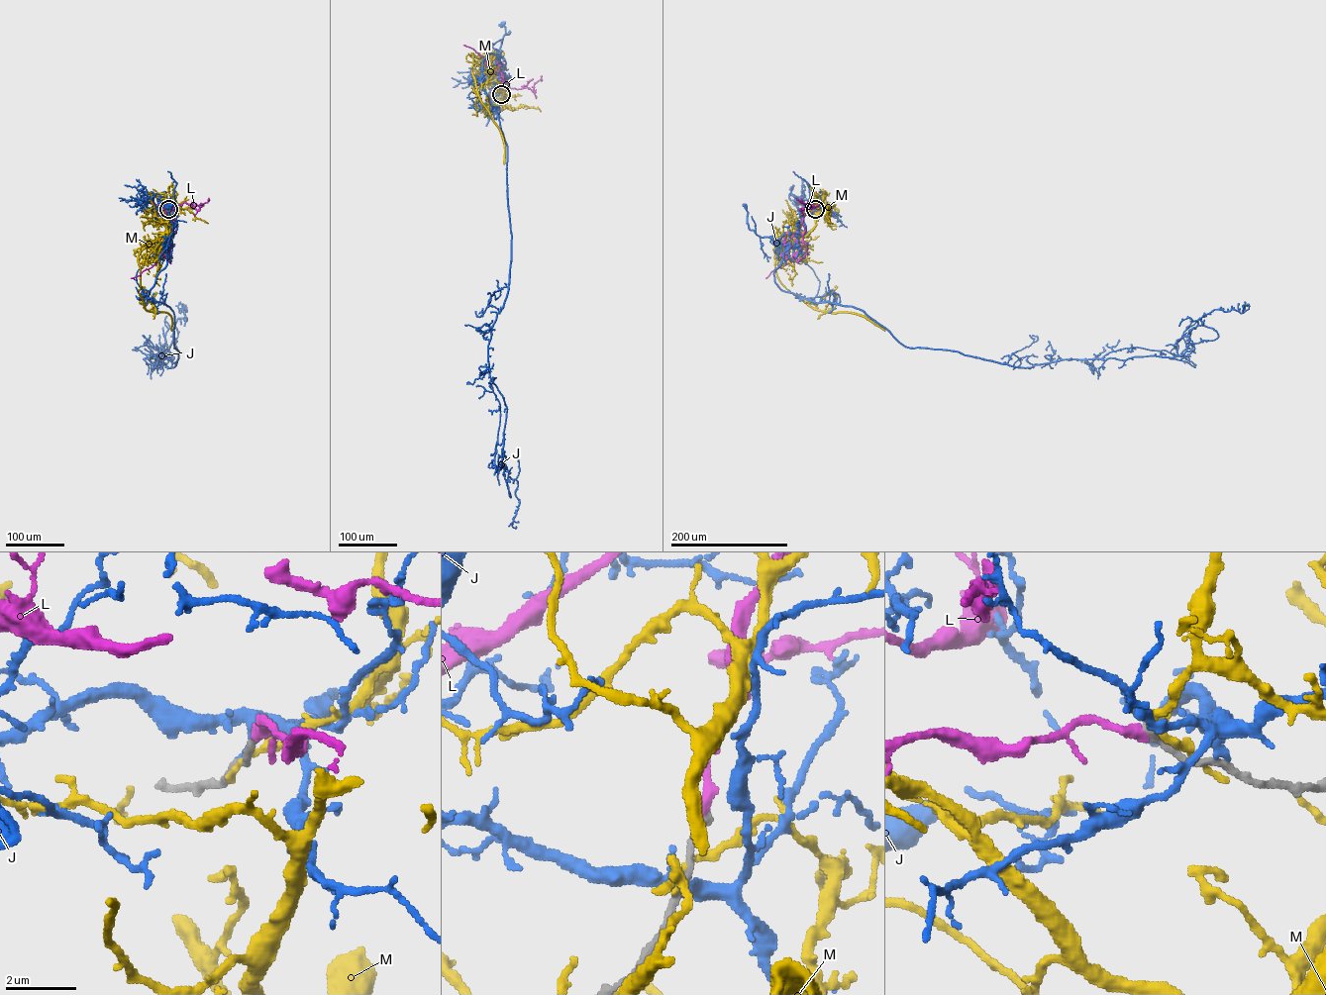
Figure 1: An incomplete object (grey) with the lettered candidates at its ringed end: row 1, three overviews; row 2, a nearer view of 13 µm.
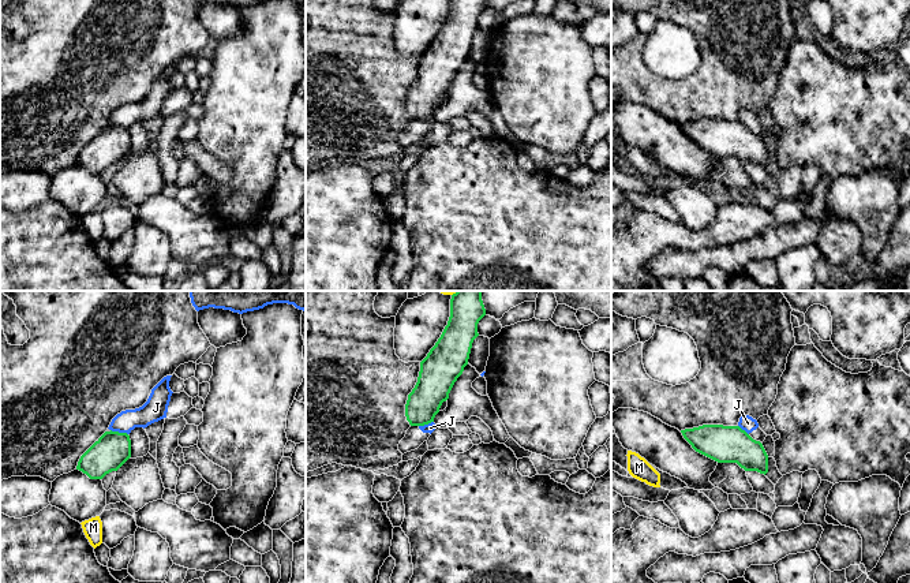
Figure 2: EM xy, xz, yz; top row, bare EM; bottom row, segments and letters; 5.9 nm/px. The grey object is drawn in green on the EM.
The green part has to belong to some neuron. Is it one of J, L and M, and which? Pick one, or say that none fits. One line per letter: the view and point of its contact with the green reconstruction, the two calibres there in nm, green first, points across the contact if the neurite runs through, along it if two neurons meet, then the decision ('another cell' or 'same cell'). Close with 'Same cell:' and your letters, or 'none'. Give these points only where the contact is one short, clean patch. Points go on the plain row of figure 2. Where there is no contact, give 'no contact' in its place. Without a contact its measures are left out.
J: meets green in xy at (119, 127); 200 nm thick on the green side, 140 nm on the other; border along xy (111, 123), (127, 129); another cell
L: no contact; same cell
M: no contact; another cell
Same cell: L

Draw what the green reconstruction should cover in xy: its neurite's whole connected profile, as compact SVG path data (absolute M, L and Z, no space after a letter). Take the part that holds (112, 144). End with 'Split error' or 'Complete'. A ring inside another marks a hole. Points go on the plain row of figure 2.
M105 126L79 153L76 164L90 173L102 173L117 165L131 152L131 134L127 127Z. Complete

